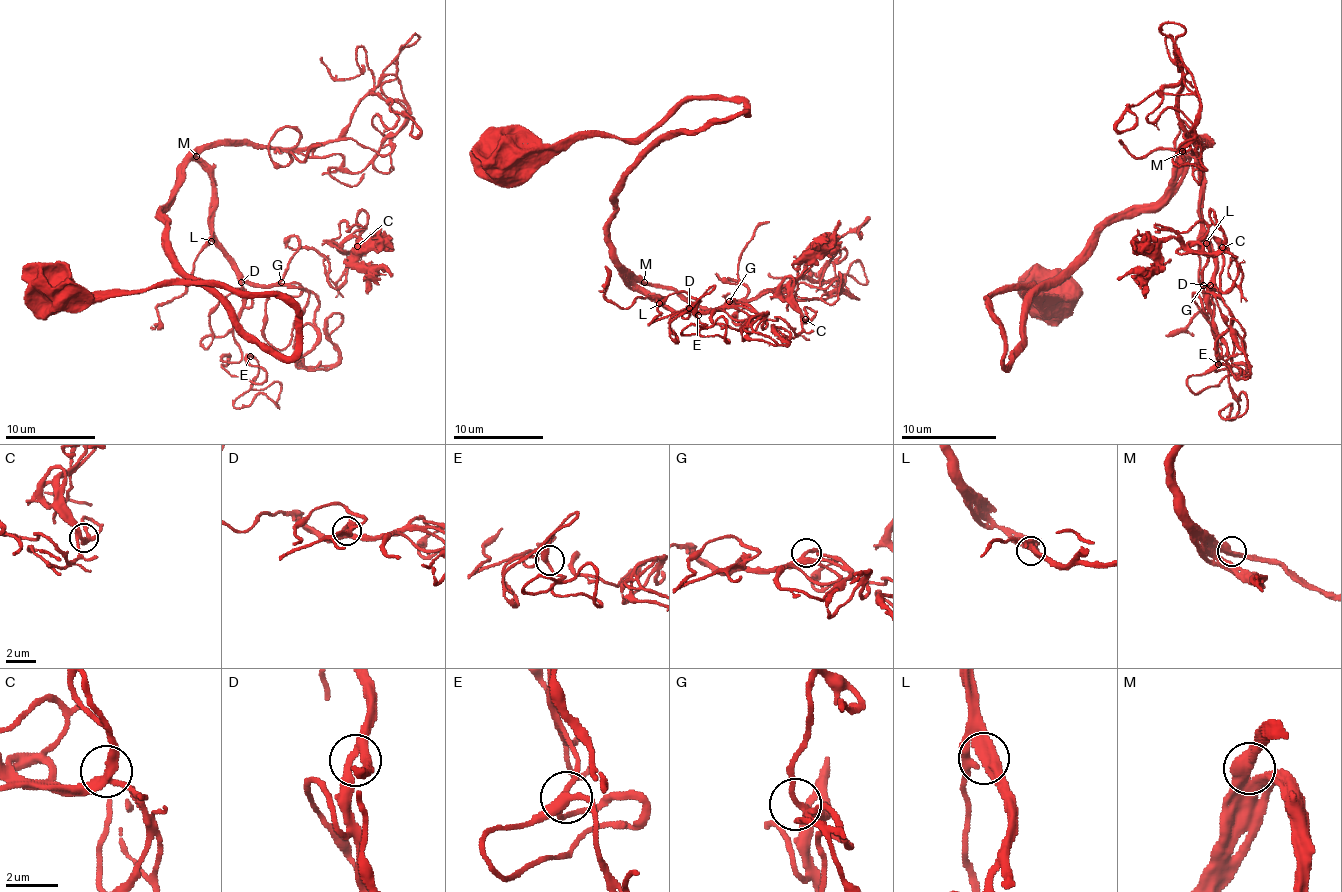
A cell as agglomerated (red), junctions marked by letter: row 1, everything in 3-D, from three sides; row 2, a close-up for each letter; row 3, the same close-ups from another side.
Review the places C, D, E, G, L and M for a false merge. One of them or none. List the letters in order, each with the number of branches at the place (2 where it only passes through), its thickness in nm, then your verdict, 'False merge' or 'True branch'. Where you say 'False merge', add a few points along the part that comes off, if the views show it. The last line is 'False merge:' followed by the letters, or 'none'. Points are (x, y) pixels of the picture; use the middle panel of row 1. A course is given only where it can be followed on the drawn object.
C: Branches: 3. Thickness 240 nm. True branch
D: Branches: 3. Thickness 320 nm. True branch
E: Branches: 4. Thickness 280 nm. True branch
G: Branches: 3. Thickness 220 nm. True branch
L: Branches: 3. Thickness 360 nm. True branch
M: Branches: 2. Thickness 500 nm. True branch
False merge: none

